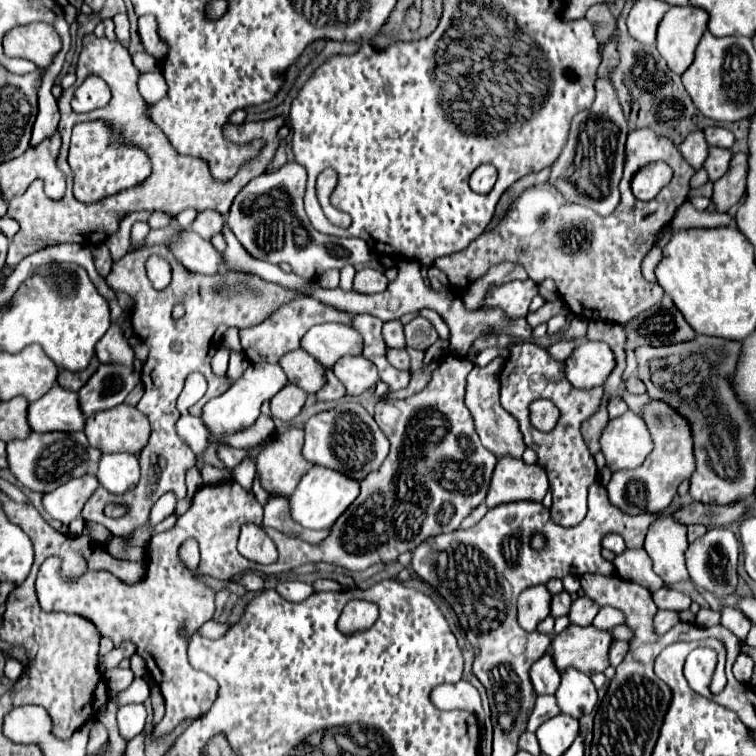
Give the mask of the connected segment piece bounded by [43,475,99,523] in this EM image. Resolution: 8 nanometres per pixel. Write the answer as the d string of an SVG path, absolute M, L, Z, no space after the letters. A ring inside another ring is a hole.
M83 475L79 479L71 479L65 485L59 485L55 491L43 495L43 505L51 513L53 519L61 523L71 523L81 515L83 505L95 493L99 481L95 475Z

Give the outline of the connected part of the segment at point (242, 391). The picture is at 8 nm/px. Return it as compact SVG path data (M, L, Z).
M251 363L245 369L245 373L233 383L233 387L227 393L211 399L203 407L201 419L217 435L245 429L245 427L253 425L255 419L261 415L261 405L265 401L271 401L273 395L277 395L285 385L287 385L287 375L285 375L285 371L279 365L271 365L271 363Z

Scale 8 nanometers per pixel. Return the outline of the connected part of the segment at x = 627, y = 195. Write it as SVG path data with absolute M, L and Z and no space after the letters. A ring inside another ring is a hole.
M637 129L629 133L627 139L625 171L619 183L621 203L611 215L601 217L595 211L575 211L573 203L563 205L563 195L559 195L559 189L551 187L551 183L529 187L519 195L495 229L483 233L467 249L437 259L435 267L447 275L453 291L463 293L475 279L481 279L489 267L503 261L517 263L525 267L535 283L553 279L557 293L575 315L589 321L601 319L625 325L635 315L647 311L647 307L659 303L665 295L657 283L643 279L641 261L657 243L661 231L671 223L677 207L685 203L693 175L695 169L667 137L661 137L651 129ZM651 161L675 161L673 179L649 203L637 201L631 193L631 179Z

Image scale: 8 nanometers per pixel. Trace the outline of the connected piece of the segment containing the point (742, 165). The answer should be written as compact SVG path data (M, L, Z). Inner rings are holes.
M737 153L731 159L731 169L715 183L713 191L713 203L717 211L729 211L731 205L735 205L745 195L745 181L747 181L747 153Z

